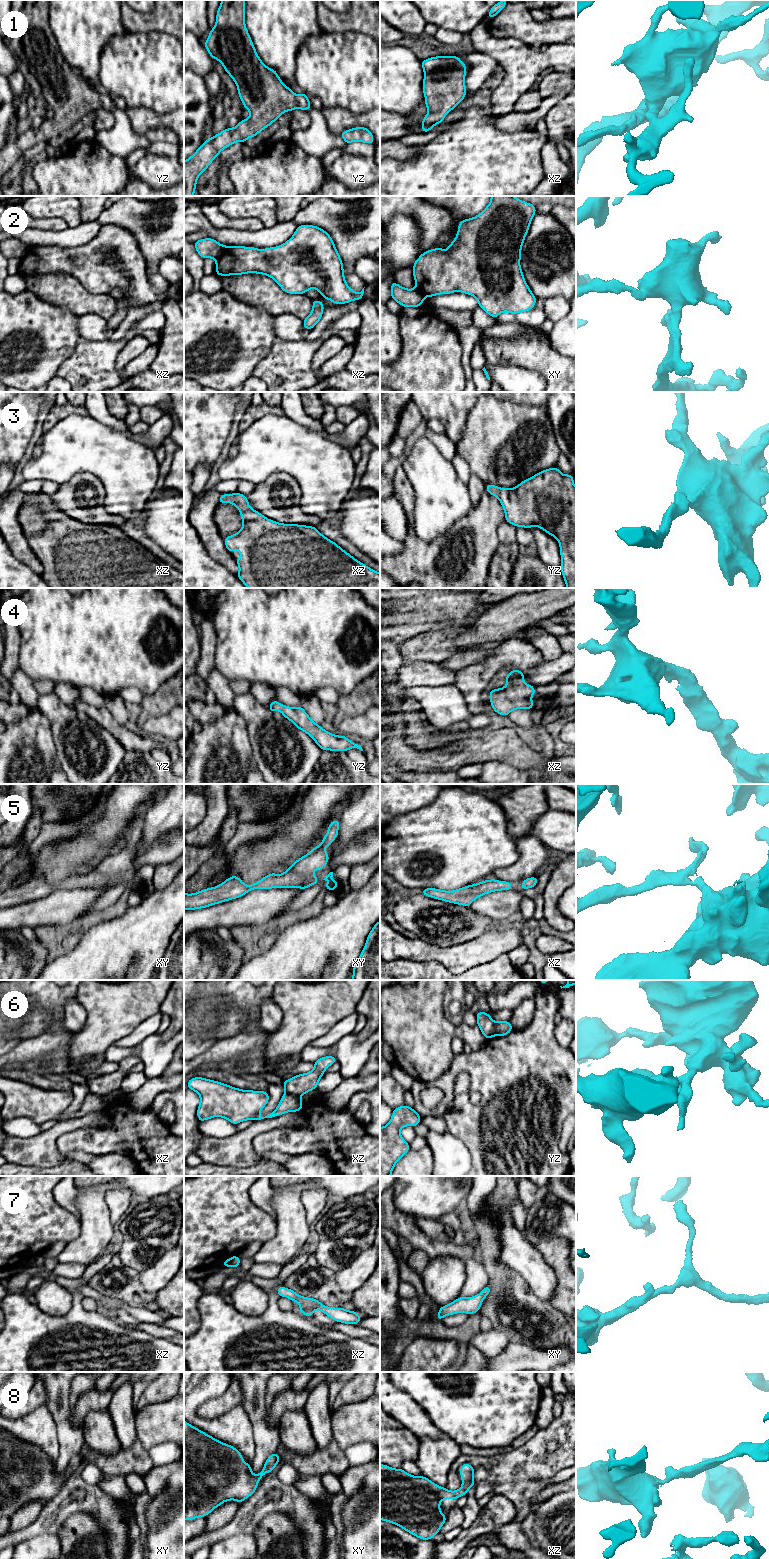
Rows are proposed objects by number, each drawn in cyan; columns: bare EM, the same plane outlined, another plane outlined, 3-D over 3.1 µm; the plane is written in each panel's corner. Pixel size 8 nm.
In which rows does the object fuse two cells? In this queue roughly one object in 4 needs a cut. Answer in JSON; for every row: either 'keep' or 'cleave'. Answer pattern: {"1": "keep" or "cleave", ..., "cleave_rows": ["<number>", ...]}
{"1": "keep", "2": "cleave", "3": "keep", "4": "keep", "5": "keep", "6": "cleave", "7": "keep", "8": "keep", "cleave_rows": ["2", "6"]}

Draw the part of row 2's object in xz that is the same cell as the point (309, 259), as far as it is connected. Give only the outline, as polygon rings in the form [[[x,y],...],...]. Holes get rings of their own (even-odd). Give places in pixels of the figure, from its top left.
[[[314,225],[297,226],[293,236],[277,247],[257,249],[225,246],[222,255],[216,260],[215,268],[218,276],[264,274],[274,279],[281,289],[289,294],[305,294],[309,289],[314,288],[322,297],[335,304],[363,300],[365,287],[357,293],[347,285],[343,263],[332,238],[326,231]]]

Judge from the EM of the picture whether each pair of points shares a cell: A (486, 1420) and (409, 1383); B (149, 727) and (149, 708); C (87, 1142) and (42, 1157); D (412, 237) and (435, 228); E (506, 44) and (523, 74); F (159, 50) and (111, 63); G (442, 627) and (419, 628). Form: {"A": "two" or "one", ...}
{"A": "one", "B": "two", "C": "two", "D": "two", "E": "one", "F": "one", "G": "two"}

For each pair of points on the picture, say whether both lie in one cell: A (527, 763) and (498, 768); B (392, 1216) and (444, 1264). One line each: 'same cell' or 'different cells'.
A: different cells
B: different cells

